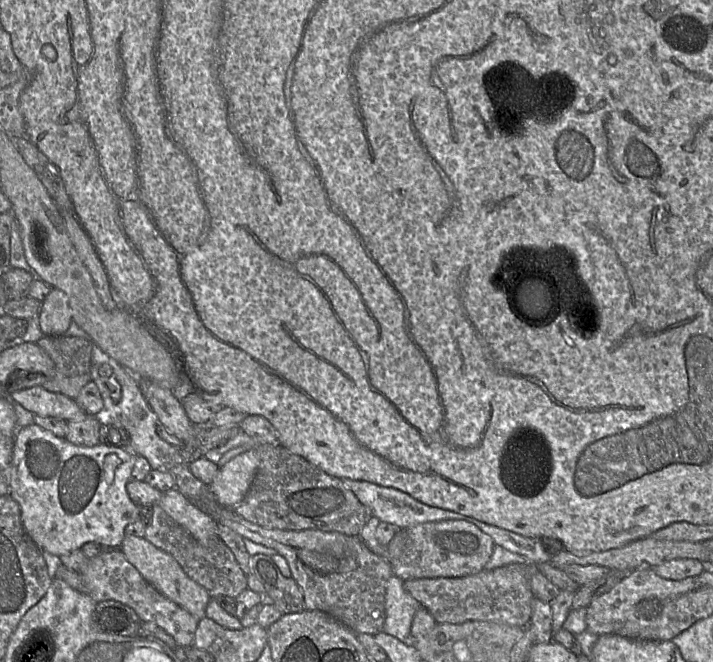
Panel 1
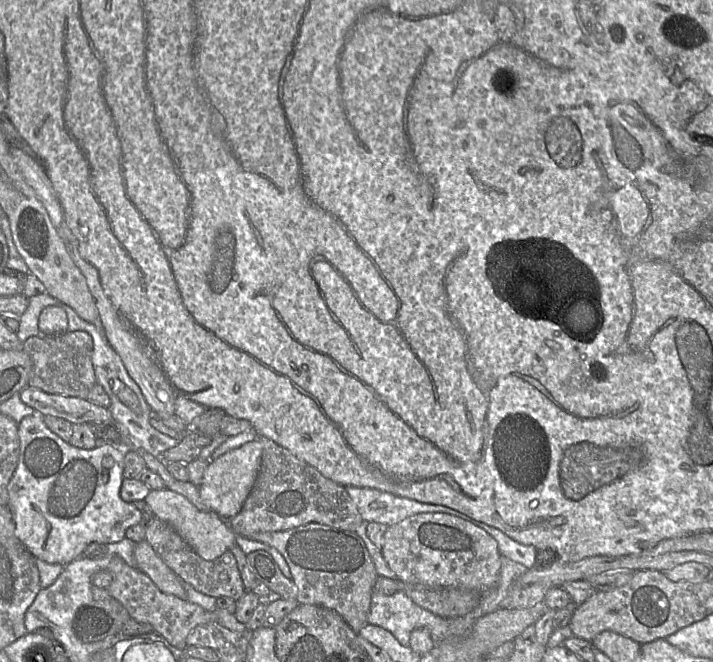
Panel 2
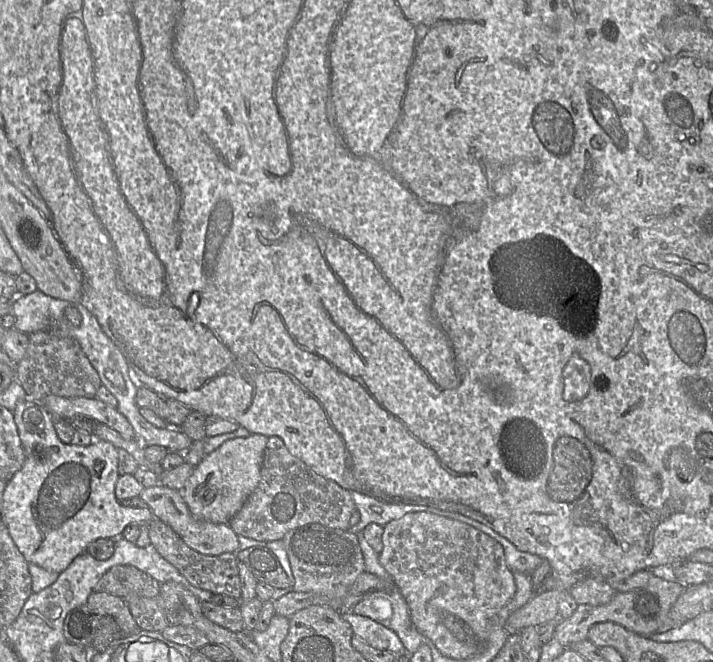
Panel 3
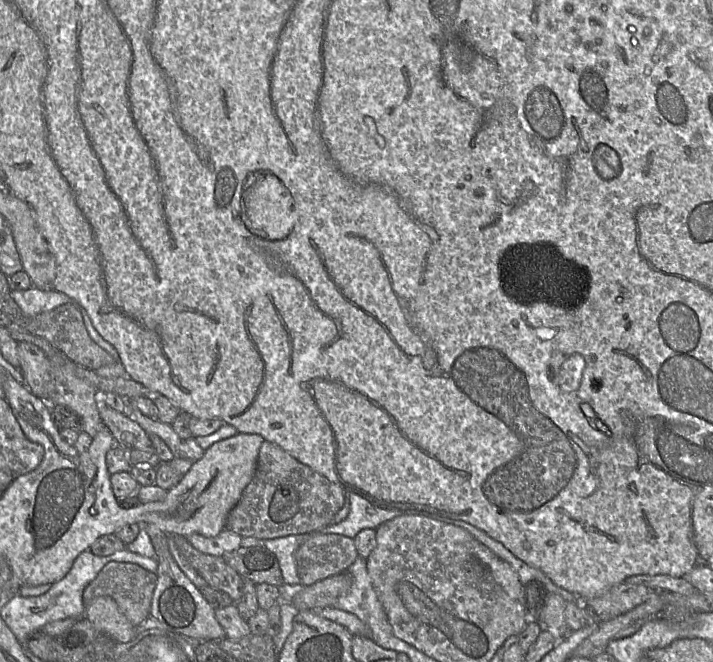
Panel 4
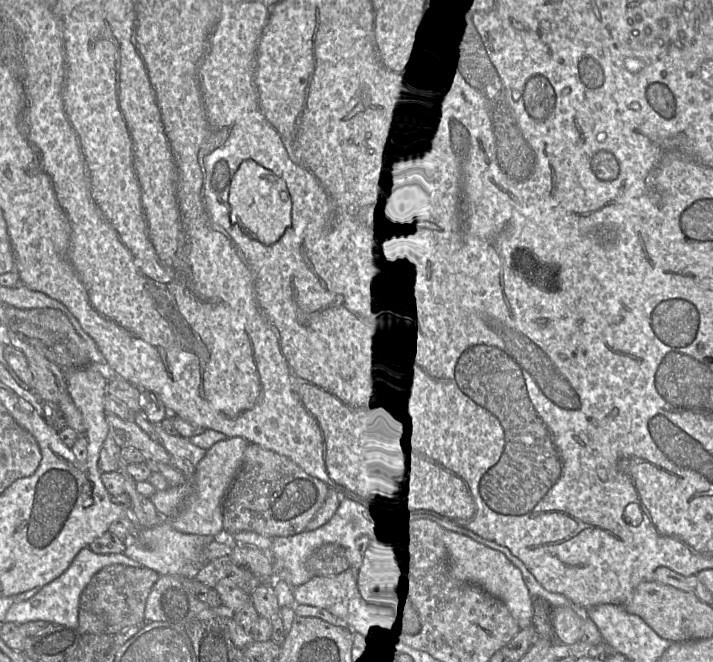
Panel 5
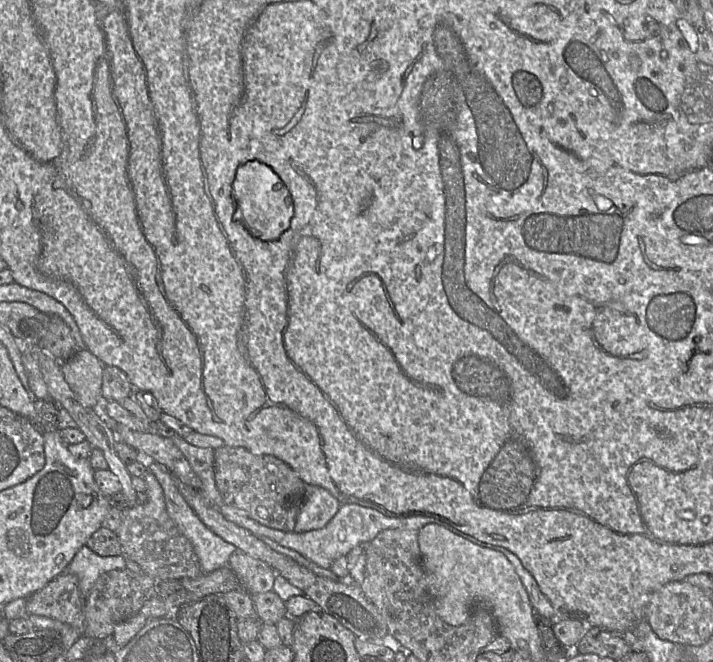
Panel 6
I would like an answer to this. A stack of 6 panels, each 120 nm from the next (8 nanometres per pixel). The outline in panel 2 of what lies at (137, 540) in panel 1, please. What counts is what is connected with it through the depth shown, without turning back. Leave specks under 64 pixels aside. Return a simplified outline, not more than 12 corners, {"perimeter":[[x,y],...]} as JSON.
{"perimeter":[[146,540],[136,543],[137,568],[162,592],[187,599],[180,578]]}

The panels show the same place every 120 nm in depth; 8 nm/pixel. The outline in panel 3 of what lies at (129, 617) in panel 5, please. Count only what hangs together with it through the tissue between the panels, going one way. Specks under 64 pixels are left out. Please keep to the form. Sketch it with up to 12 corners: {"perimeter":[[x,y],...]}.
{"perimeter":[[133,566],[110,568],[93,592],[158,597],[160,583]]}

